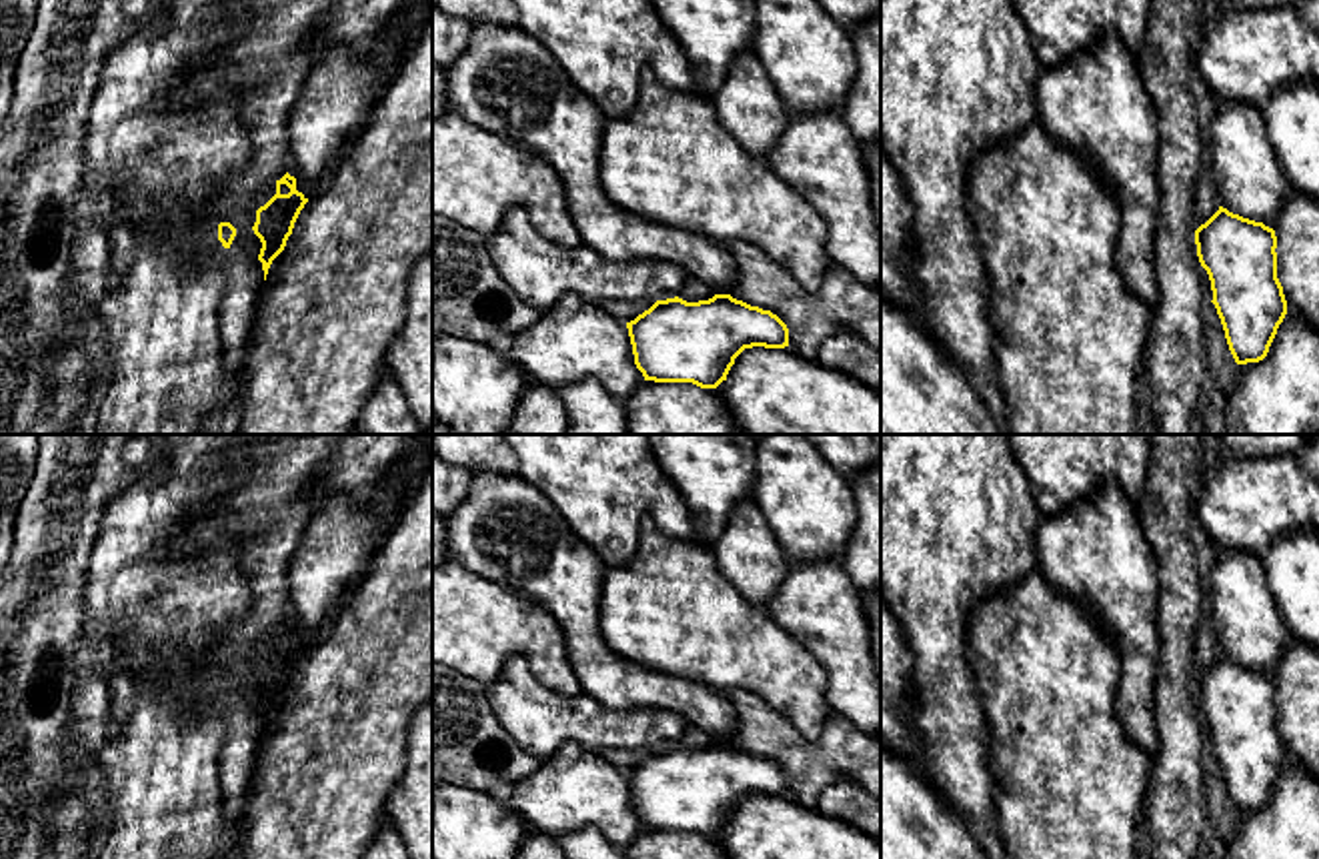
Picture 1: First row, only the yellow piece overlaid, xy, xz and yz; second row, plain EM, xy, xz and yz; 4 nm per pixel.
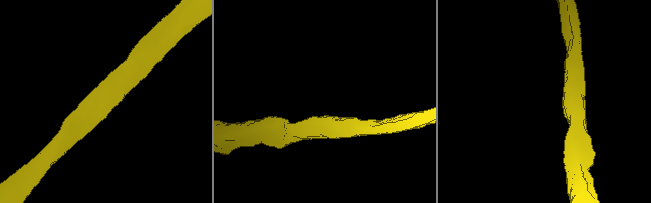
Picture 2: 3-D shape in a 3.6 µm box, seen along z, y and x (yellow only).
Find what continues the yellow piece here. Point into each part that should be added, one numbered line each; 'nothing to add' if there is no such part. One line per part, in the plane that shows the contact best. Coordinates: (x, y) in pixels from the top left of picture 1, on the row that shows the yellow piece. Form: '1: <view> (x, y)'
nothing to add

